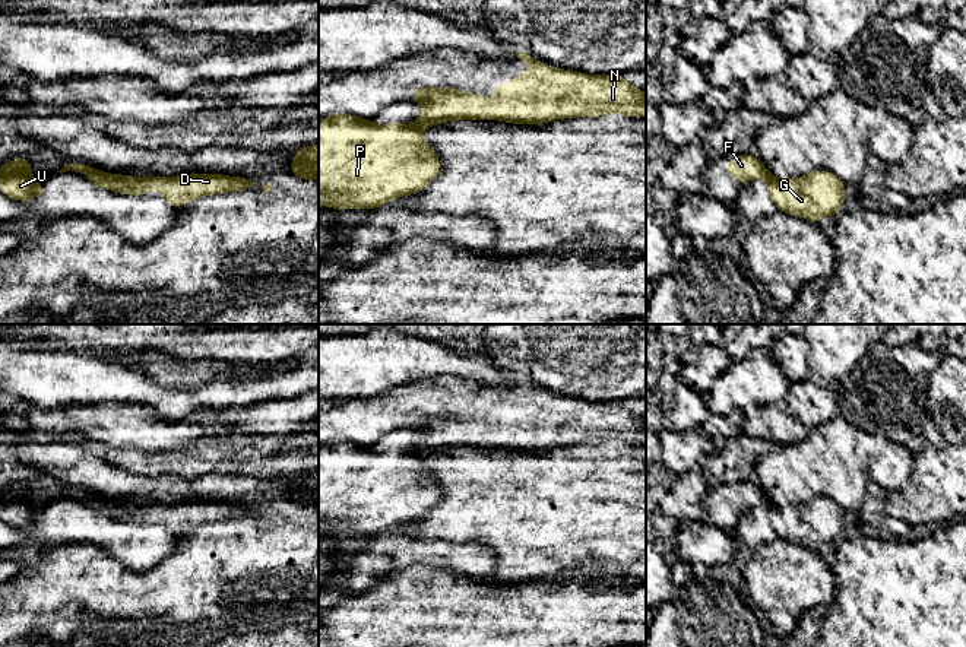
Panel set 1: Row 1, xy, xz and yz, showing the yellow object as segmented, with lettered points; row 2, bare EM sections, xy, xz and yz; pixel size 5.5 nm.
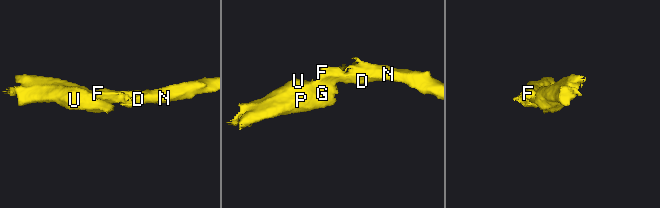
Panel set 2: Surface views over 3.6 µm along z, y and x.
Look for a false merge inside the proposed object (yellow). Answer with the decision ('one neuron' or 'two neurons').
two neurons

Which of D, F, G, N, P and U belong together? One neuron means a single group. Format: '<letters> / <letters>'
D F N / G P U

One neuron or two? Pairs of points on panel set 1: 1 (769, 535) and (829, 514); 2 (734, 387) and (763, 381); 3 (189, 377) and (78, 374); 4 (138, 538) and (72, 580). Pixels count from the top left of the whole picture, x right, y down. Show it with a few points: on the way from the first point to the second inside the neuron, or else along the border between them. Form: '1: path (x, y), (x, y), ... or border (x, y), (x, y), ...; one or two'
1: path (782, 523), (813, 523); one
2: path (741, 386), (756, 381); one
3: border (117, 364), (136, 364), (152, 381), (181, 389); two
4: border (79, 542), (92, 542), (129, 567), (142, 571); two

